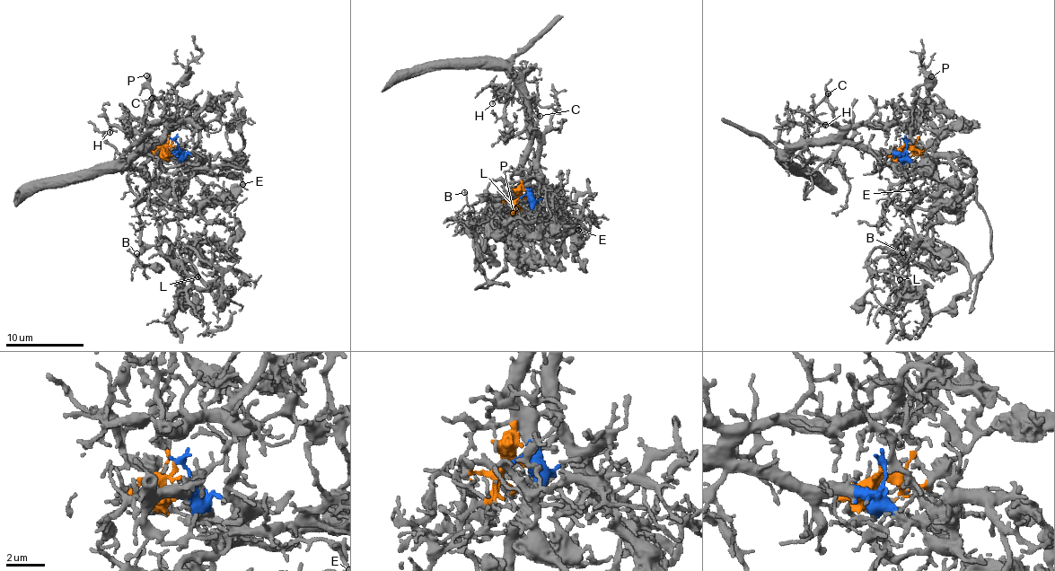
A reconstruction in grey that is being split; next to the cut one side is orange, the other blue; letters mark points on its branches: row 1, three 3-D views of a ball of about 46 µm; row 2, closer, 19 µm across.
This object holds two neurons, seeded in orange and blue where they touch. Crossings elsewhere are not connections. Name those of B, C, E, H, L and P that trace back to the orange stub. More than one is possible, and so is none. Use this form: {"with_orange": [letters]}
{"with_orange": ["B", "E", "L", "P"]}

